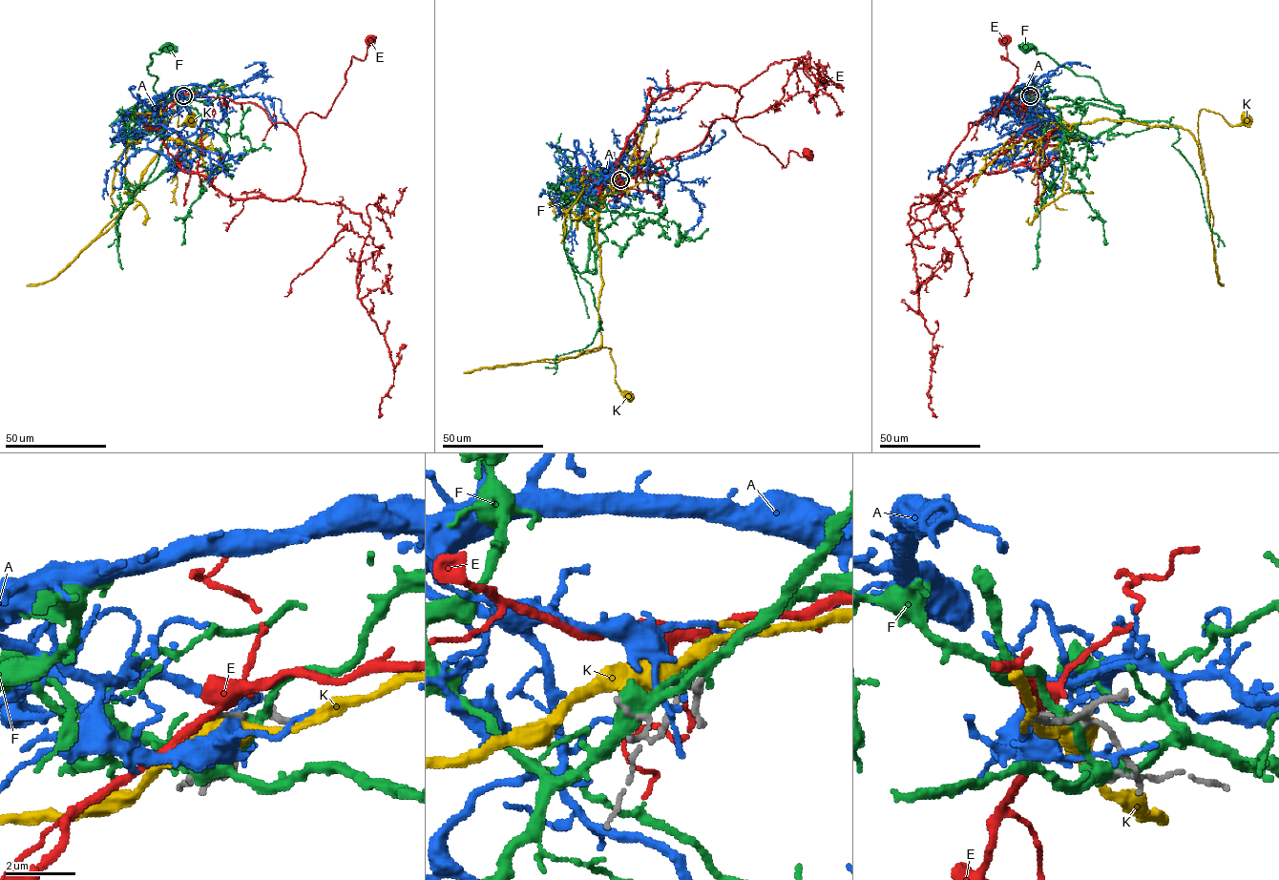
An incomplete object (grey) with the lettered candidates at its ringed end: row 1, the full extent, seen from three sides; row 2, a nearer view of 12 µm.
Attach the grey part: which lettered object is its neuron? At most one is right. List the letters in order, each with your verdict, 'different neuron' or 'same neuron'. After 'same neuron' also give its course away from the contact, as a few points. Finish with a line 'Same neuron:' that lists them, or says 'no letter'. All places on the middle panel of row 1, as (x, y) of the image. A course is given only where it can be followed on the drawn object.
A: different neuron
E: same neuron; it runs (620, 179), (696, 148), (716, 119), (732, 118), (782, 167), (790, 150), (801, 157), (807, 152)
F: different neuron
K: different neuron
Same neuron: E

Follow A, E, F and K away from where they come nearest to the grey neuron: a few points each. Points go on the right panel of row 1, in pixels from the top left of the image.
A: (1031, 95), (1026, 92), (1030, 121), (1009, 141), (973, 151), (959, 170), (951, 164), (928, 179)
E: (1030, 95), (1009, 97), (969, 130), (987, 113), (995, 116), (1017, 78), (1000, 56), (1007, 59), (1002, 40)
F: (1032, 96), (1123, 112), (1092, 78), (1076, 75), (1026, 48)
K: (1032, 95), (1069, 123), (1180, 125), (1194, 138), (1204, 173), (1200, 112), (1233, 125), (1247, 119)

